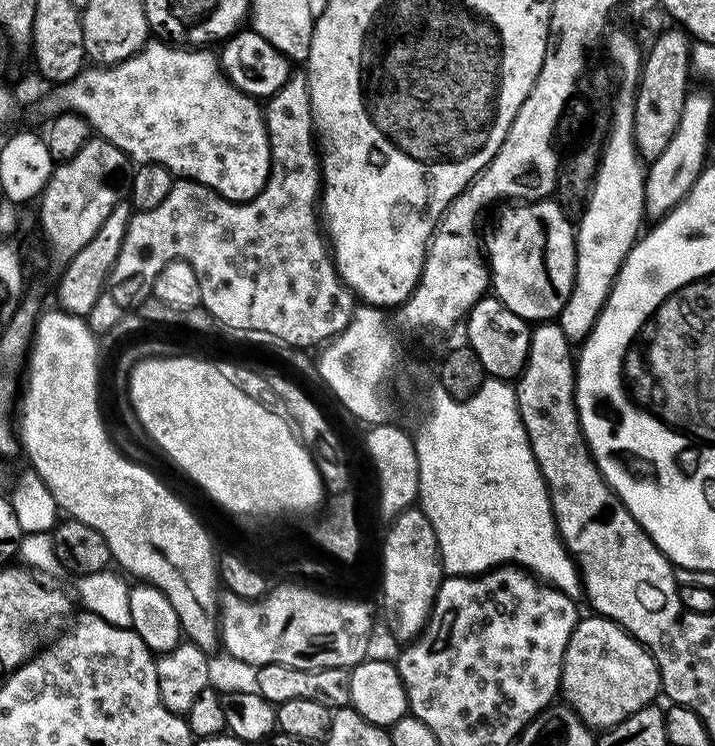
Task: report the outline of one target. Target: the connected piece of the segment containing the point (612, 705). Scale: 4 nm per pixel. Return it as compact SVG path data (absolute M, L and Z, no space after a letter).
M597 614L586 615L573 630L561 668L560 692L567 707L593 729L611 730L638 710L649 707L662 692L659 666L648 649L632 637L622 626Z

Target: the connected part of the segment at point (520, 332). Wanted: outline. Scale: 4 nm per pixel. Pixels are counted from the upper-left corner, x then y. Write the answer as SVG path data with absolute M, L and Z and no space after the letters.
M492 294L481 296L479 302L468 311L467 324L467 347L472 349L485 373L494 380L511 381L519 377L525 364L528 363L533 325L529 321L518 318L514 310L510 310Z

